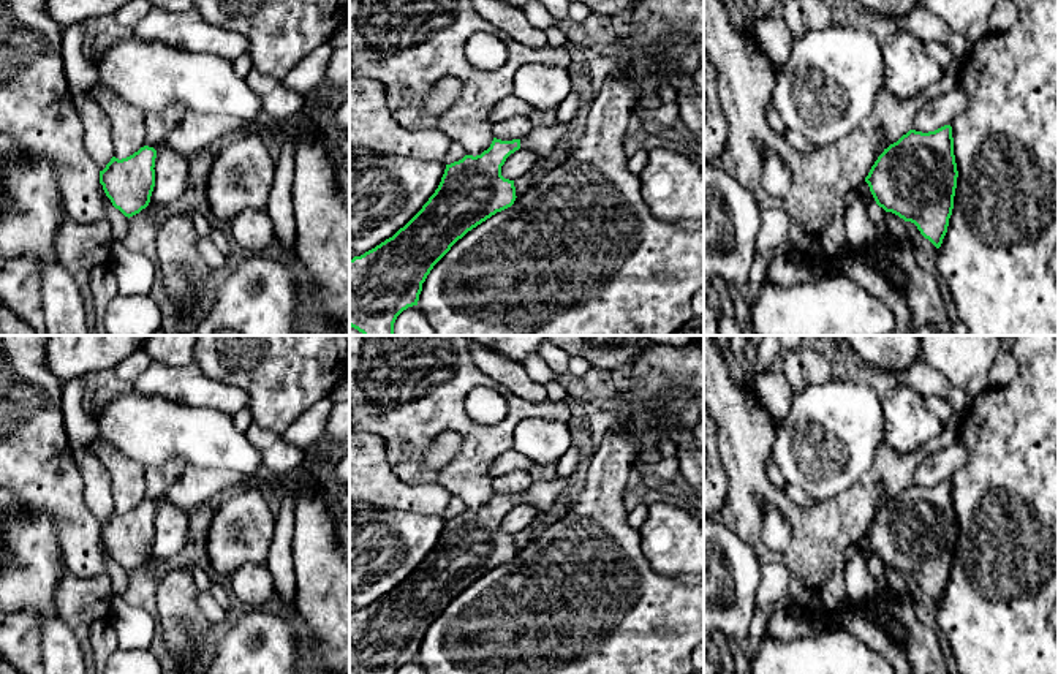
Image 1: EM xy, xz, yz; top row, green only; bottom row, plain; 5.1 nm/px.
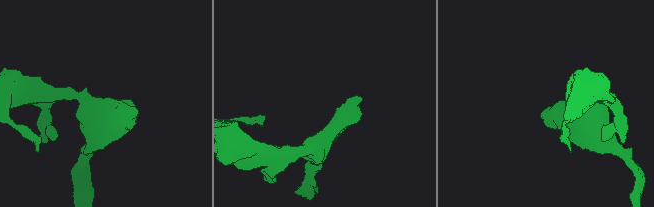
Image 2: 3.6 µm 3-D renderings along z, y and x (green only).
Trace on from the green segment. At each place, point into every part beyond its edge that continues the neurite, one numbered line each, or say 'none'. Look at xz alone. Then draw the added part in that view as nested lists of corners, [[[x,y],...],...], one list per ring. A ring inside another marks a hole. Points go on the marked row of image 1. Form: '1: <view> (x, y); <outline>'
1: xz (541, 138); [[[557,122],[554,127],[535,127],[525,138],[520,139],[520,149],[528,149],[535,152],[552,152],[571,131],[571,123]]]

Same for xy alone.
none

